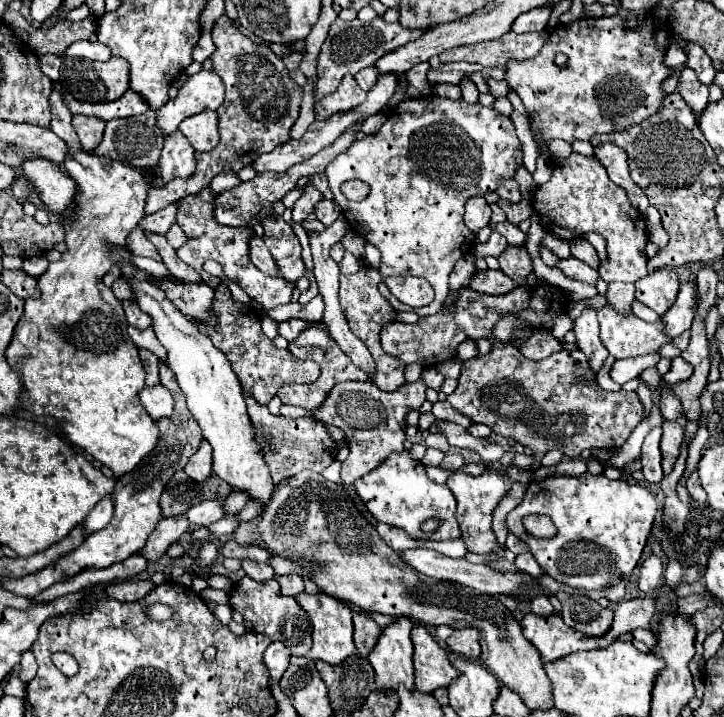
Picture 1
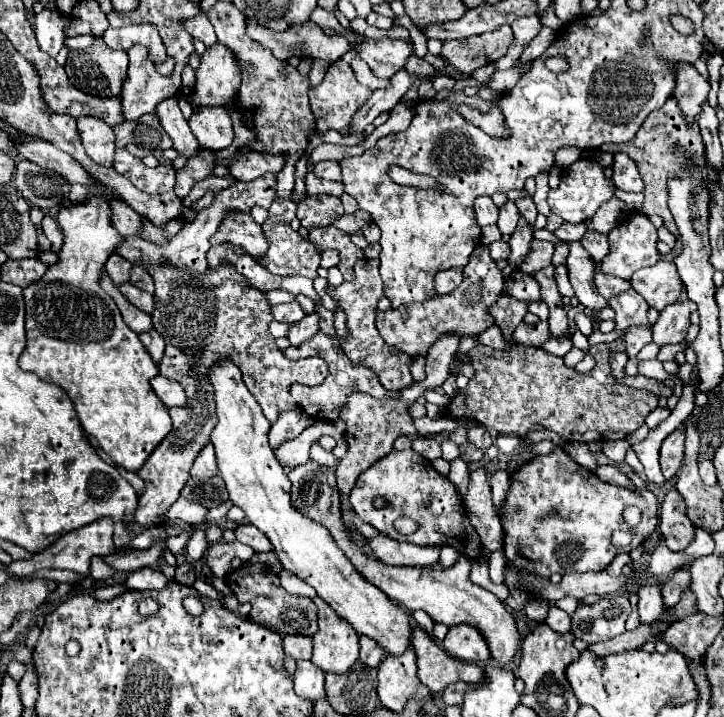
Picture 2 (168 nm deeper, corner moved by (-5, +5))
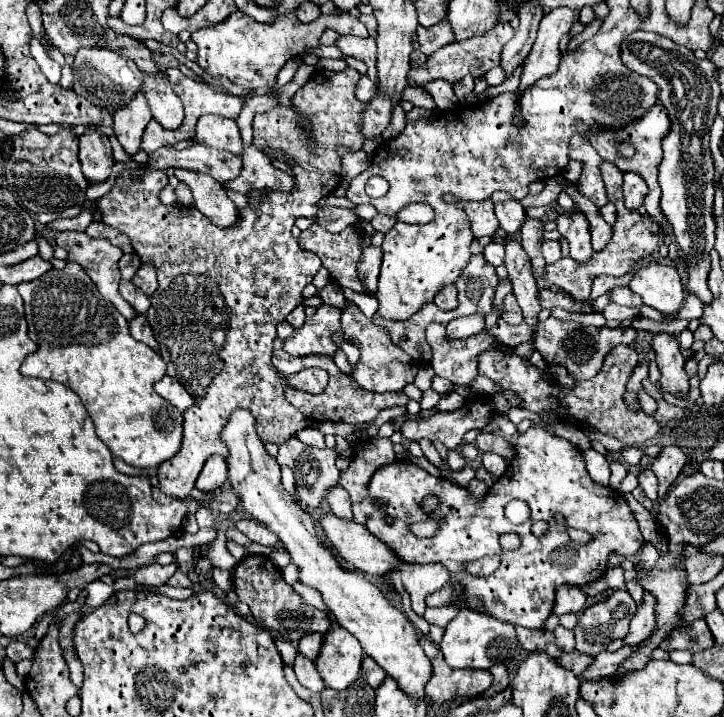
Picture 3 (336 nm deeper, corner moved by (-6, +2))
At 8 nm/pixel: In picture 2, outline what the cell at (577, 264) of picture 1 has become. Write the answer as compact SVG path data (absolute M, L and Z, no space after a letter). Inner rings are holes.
M596 271L594 273L594 285L596 285L598 293L602 297L606 297L606 299L610 299L612 295L618 295L618 293L630 289L630 283L628 281L620 279L620 277L614 277L614 275L606 275L602 271Z

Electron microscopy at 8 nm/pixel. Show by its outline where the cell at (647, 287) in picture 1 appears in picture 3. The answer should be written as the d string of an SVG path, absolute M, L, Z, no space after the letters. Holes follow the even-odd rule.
M649 264L635 272L629 288L643 298L643 304L659 310L665 316L675 316L685 300L679 274L673 266Z

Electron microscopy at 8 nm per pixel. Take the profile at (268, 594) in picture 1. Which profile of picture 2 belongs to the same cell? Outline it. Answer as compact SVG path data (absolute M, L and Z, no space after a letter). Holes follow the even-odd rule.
M252 565L252 567L240 567L236 569L228 579L228 585L238 599L238 603L250 603L250 619L258 625L264 625L268 629L278 631L280 635L292 633L292 635L306 635L312 637L318 631L316 623L316 605L308 597L298 597L288 593L282 585L276 573L264 573L262 565Z

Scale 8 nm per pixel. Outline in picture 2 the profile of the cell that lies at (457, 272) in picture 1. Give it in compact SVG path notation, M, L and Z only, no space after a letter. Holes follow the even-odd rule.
M462 267L446 269L446 271L440 271L436 275L436 291L438 291L438 295L446 295L446 293L454 291L460 283L462 283Z

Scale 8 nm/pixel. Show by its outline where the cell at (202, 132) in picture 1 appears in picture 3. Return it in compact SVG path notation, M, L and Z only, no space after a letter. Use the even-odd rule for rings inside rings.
M205 114L197 122L195 138L199 144L211 146L211 148L229 150L231 154L237 154L237 156L243 154L243 140L235 120L215 116L215 114Z

